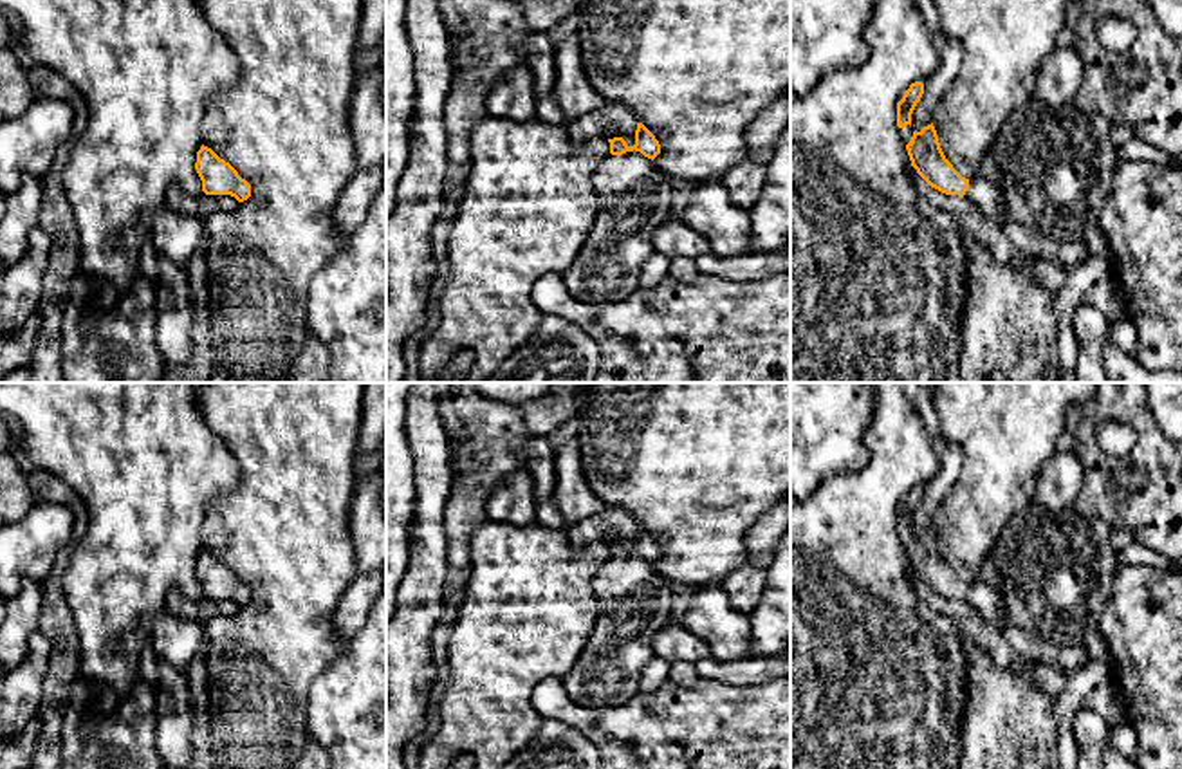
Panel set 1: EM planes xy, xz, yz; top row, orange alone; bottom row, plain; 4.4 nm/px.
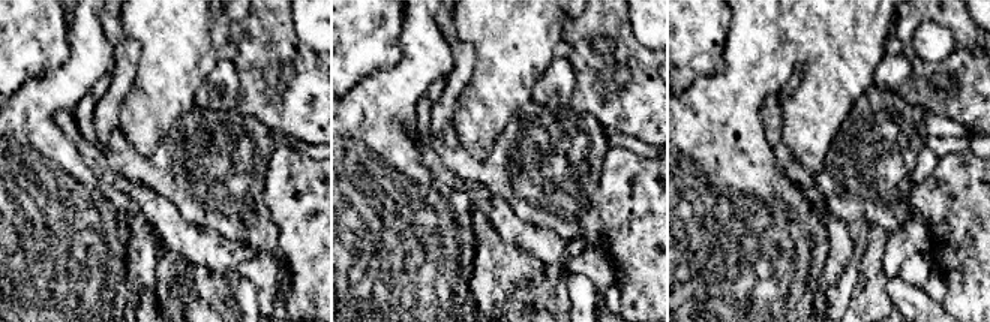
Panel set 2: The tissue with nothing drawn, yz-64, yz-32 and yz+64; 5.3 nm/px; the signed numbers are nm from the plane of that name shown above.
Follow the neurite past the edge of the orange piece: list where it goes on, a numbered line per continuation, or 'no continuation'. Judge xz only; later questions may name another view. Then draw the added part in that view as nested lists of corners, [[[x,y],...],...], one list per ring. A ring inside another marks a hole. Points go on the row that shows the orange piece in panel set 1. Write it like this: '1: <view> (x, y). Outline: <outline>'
1: xz (634, 195). Outline: [[[641,152],[608,153],[592,177],[599,199],[590,233],[563,273],[570,294],[588,303],[623,301],[655,251],[653,233],[669,218],[669,177]]]

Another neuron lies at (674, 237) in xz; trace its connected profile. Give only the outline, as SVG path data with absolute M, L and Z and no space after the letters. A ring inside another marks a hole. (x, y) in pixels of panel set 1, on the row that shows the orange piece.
M682 218L664 220L653 233L653 247L668 258L700 258L711 251L707 238Z

